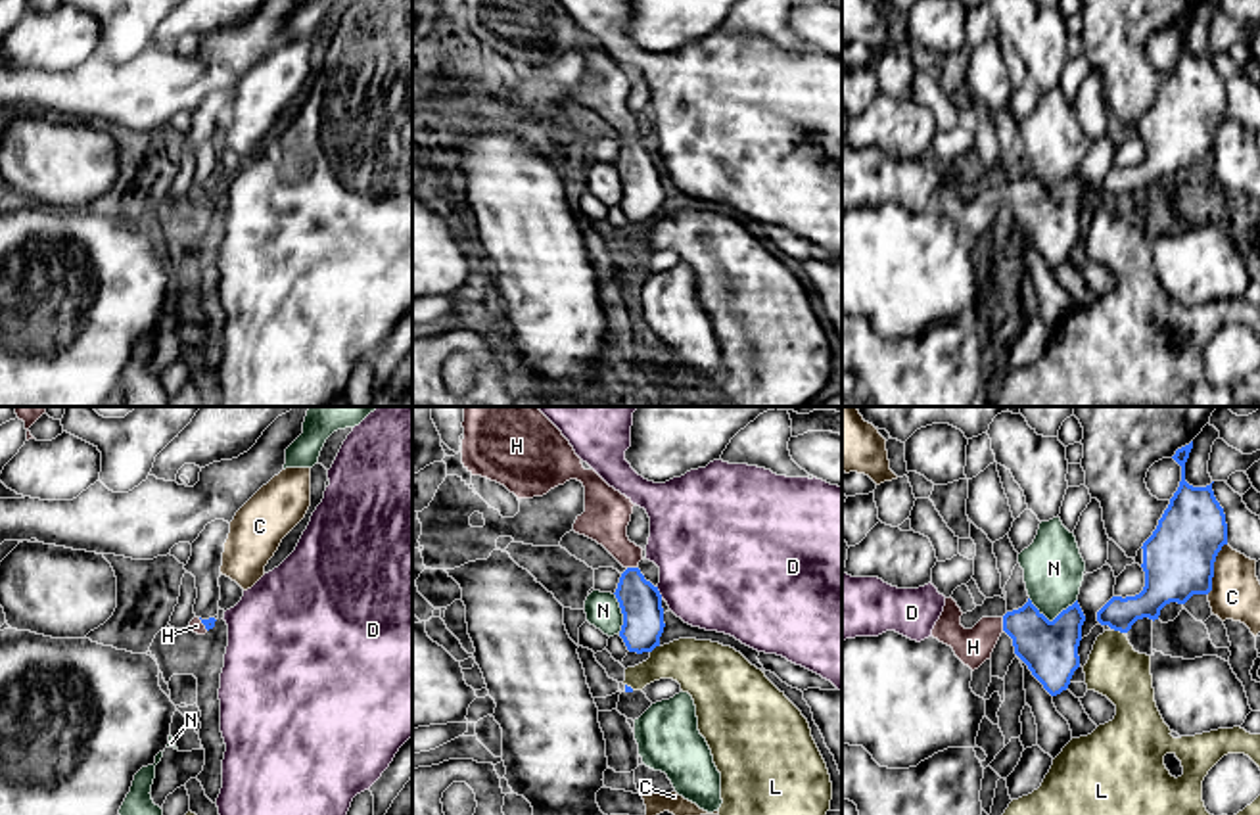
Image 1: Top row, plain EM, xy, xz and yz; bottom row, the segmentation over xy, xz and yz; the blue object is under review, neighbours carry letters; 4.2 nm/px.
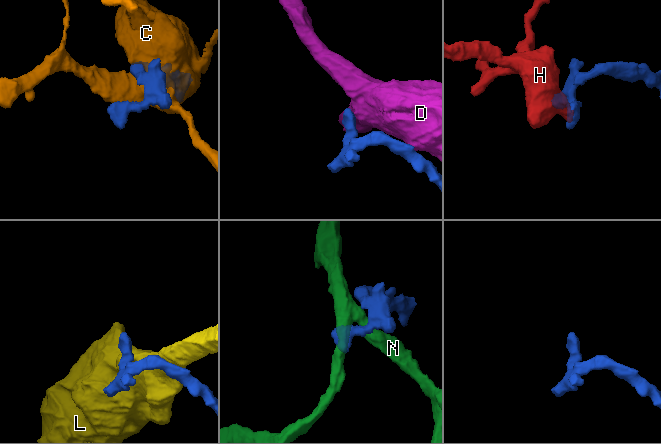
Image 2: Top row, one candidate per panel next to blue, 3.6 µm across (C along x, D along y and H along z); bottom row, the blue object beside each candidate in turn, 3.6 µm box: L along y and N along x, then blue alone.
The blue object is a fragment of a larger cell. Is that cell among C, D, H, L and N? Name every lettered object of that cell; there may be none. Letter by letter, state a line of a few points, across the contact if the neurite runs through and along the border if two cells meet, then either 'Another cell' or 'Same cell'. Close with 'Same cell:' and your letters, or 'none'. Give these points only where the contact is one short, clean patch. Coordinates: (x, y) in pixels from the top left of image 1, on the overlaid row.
C: Another cell
D: Another cell
H: Line: yz (1050, 649), (1025, 626), (1003, 624), (994, 626), (973, 647). Same cell
L: Another cell
N: Another cell
Same cell: H

